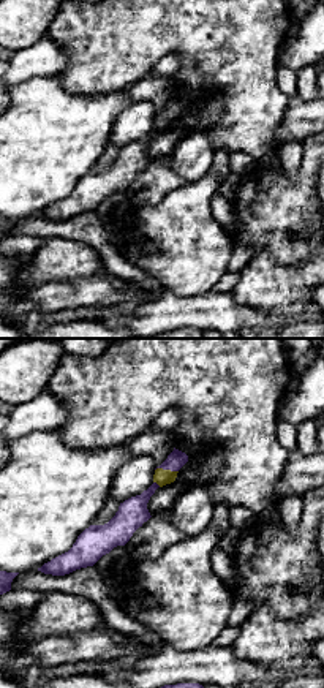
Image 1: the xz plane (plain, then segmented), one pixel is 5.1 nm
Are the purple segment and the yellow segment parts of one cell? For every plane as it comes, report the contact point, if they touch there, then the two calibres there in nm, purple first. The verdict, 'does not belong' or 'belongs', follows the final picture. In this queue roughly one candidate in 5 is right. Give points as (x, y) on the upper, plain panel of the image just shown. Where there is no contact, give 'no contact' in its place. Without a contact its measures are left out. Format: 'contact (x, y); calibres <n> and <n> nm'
contact (166, 114); calibres 90 and 80 nm

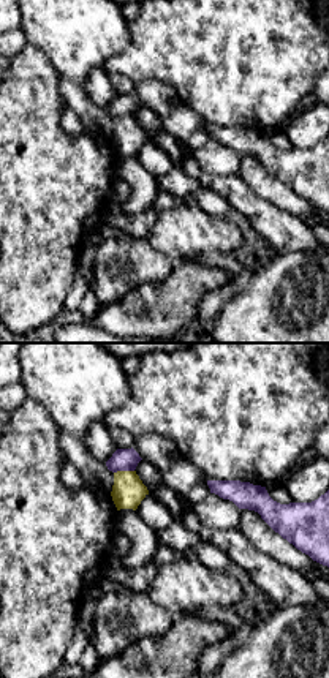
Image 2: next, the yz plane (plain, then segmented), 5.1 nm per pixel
contact (124, 116); calibres 110 and 160 nm

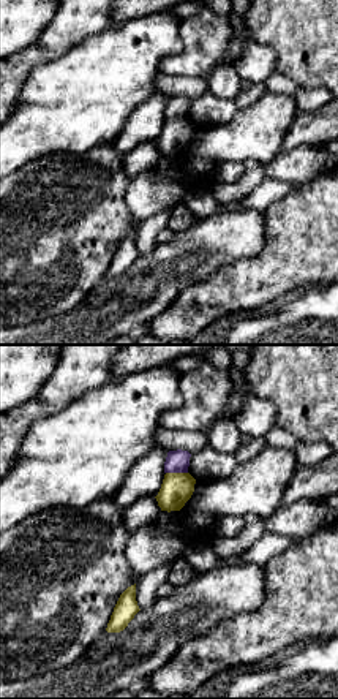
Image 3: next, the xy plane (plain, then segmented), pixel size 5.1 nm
contact (177, 117); calibres 110 and 160 nm

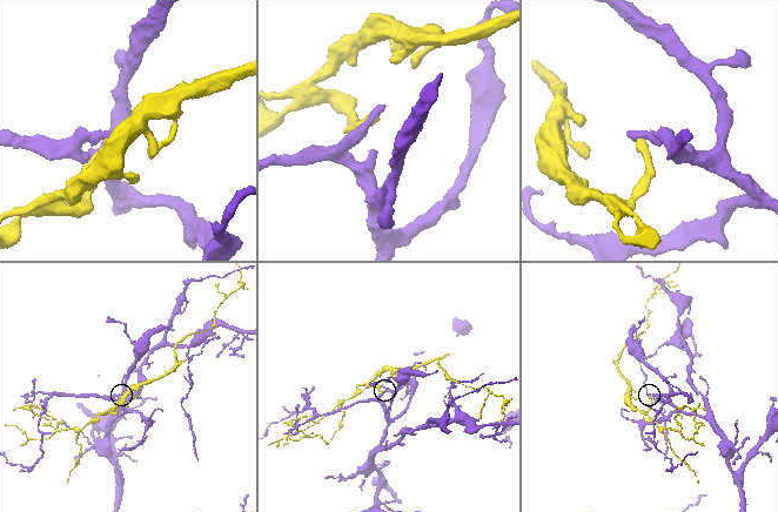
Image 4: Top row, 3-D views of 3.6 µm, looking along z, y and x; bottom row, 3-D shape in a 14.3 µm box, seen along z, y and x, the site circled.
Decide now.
does not belong

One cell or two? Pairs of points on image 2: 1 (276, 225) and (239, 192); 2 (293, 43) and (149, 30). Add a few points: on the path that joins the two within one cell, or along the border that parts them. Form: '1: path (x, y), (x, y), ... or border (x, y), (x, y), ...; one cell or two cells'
1: path (266, 218), (249, 201); one cell
2: path (257, 43), (185, 41); one cell

